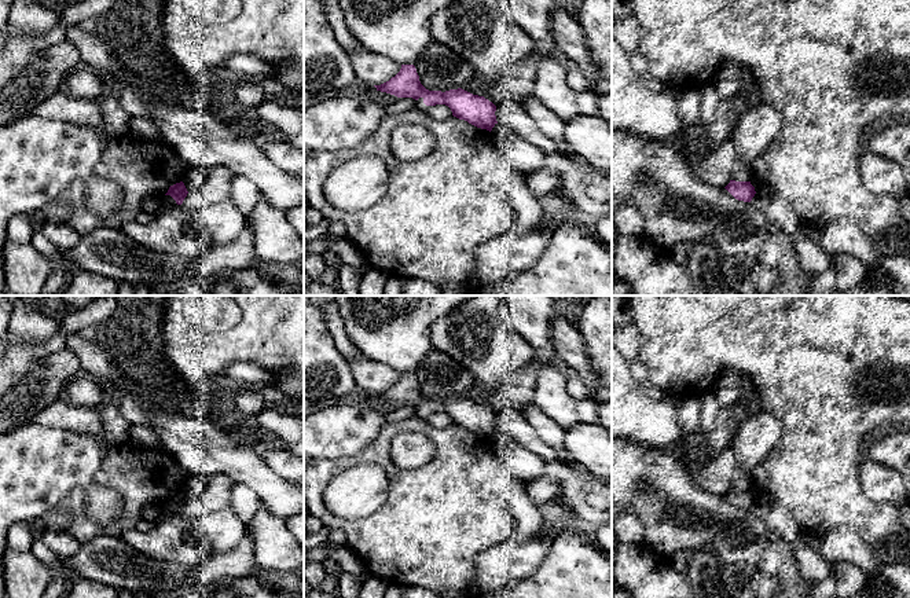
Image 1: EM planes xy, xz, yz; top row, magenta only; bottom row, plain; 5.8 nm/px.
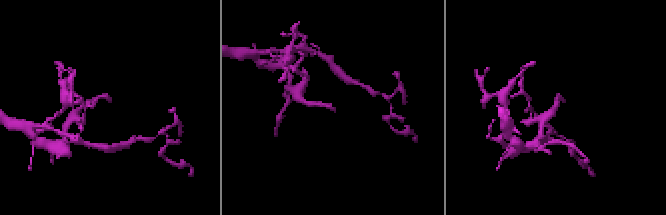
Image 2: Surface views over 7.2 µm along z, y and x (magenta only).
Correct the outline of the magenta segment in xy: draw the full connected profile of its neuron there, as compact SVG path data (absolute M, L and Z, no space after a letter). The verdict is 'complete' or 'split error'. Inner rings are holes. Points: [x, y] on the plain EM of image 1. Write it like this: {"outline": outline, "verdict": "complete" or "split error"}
{"outline": "M180 489L180 491L170 494L165 503L170 503L176 509L177 513L181 513L187 502L188 499L184 491Z", "verdict": "complete"}

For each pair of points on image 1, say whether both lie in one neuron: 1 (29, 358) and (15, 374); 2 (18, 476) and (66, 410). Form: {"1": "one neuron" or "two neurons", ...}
{"1": "one neuron", "2": "two neurons"}

